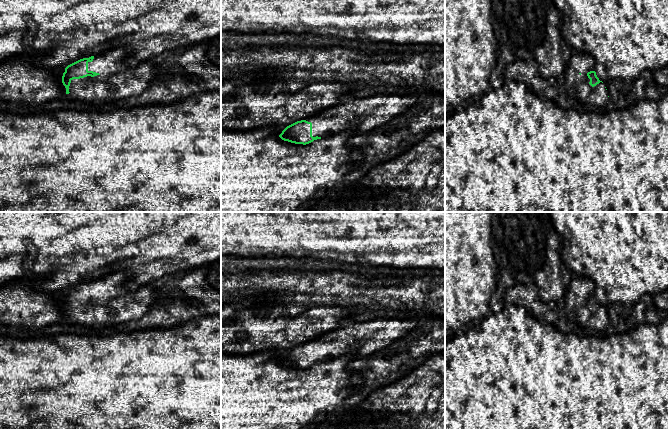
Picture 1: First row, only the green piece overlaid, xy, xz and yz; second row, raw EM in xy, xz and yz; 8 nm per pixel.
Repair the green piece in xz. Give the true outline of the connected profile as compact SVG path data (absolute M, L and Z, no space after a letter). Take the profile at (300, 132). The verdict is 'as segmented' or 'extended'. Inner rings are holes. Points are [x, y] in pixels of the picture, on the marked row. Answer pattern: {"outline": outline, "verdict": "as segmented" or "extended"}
{"outline": "M376 95L360 99L346 99L327 107L305 120L287 126L279 137L295 144L309 144L314 140L351 131L361 135L390 121L414 104L415 95Z", "verdict": "extended"}

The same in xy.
{"outline": "M119 46L106 53L83 58L68 65L62 76L61 87L65 90L62 98L94 106L139 96L156 75L156 69L150 61L139 61L133 66L129 65L125 61L126 54L127 49Z", "verdict": "extended"}

